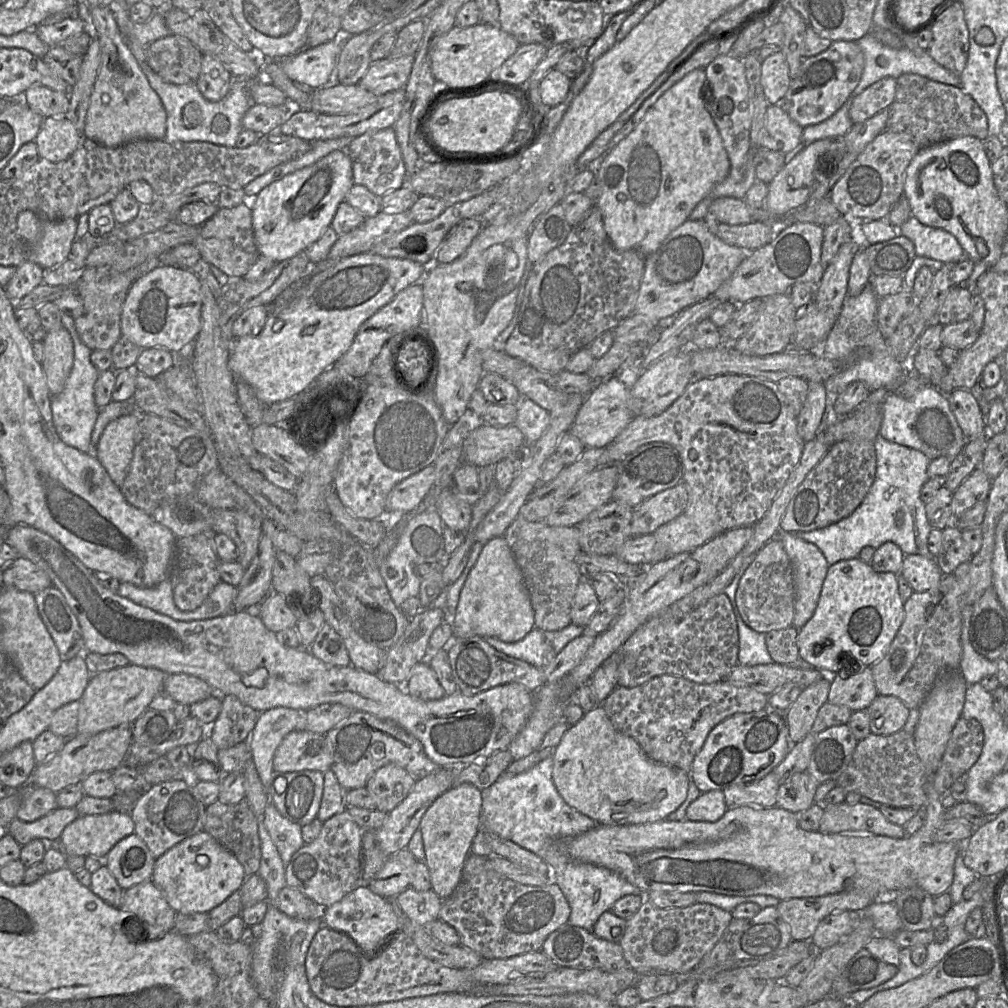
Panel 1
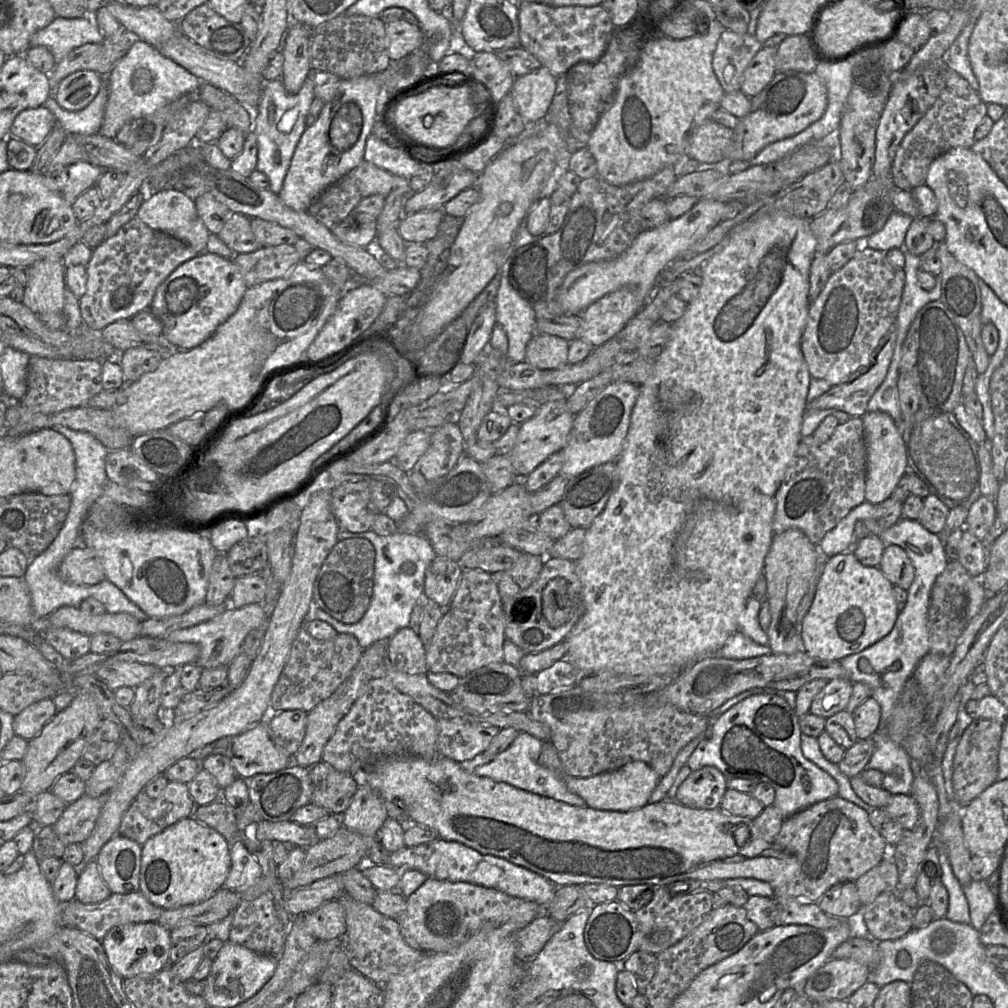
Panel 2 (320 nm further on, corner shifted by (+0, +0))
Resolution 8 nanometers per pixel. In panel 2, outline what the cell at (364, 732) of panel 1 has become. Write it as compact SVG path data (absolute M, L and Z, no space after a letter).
M372 679L338 723L323 748L321 761L339 772L361 777L375 763L387 757L440 758L437 737L437 719L432 714L399 692L389 680Z

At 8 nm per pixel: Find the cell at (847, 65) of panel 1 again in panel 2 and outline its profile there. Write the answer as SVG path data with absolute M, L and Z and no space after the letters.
M786 71L776 73L771 82L751 98L751 103L750 113L741 118L734 130L735 148L729 160L750 160L765 146L803 131L825 113L828 94L824 82L815 72Z

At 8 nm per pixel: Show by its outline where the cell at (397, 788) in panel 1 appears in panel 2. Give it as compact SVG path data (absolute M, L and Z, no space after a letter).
M361 783L346 811L340 816L342 826L368 837L377 837L388 818L380 796L366 783Z

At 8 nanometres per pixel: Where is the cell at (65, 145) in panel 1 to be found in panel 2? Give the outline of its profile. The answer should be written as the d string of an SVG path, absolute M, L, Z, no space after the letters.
M44 105L25 109L15 117L9 135L37 148L50 135L56 123L54 115Z

